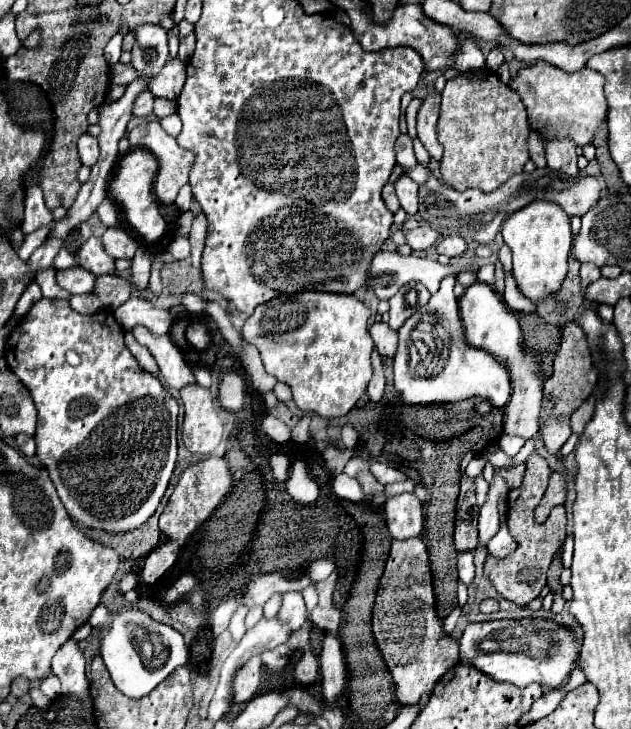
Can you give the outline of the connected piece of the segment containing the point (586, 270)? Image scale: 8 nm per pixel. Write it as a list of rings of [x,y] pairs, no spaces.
[[[585,263],[585,267],[581,267],[581,283],[583,283],[583,289],[593,283],[595,279],[601,277],[601,269],[593,263]]]

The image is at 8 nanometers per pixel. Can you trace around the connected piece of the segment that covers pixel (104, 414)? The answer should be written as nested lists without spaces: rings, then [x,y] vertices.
[[[41,299],[13,327],[13,331],[7,339],[7,347],[5,347],[5,361],[7,361],[9,369],[19,377],[19,381],[31,391],[31,397],[39,411],[37,433],[35,433],[37,457],[43,463],[43,467],[49,471],[51,481],[55,483],[57,493],[59,493],[67,513],[71,515],[71,519],[85,527],[95,527],[95,529],[103,529],[103,531],[131,531],[131,529],[143,525],[155,513],[155,509],[169,485],[173,467],[175,467],[175,459],[177,459],[177,399],[173,399],[167,393],[167,389],[155,375],[151,375],[139,367],[139,363],[129,353],[129,349],[123,341],[123,329],[115,321],[113,313],[107,309],[101,309],[99,313],[93,313],[93,315],[81,315],[81,313],[73,311],[69,307],[69,301],[65,301],[65,299]]]

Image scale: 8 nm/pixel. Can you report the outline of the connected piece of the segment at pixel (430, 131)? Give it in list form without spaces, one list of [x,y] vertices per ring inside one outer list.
[[[431,89],[417,111],[417,137],[421,139],[421,143],[427,147],[427,151],[435,161],[441,161],[443,157],[443,147],[437,141],[439,107],[441,107],[441,95],[435,89]]]

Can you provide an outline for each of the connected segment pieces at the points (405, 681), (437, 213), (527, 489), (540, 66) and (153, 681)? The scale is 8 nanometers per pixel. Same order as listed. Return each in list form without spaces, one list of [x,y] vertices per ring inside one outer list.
[[[421,537],[393,541],[385,573],[377,589],[371,623],[375,643],[393,677],[395,699],[401,705],[415,705],[421,693],[431,691],[435,683],[457,663],[455,651],[459,649],[459,643],[449,635],[443,637],[443,619],[439,619],[435,611],[429,555]]]
[[[549,167],[535,169],[533,173],[517,173],[493,193],[483,193],[479,189],[455,191],[455,189],[447,187],[445,183],[441,183],[429,169],[427,181],[423,185],[419,185],[419,215],[433,227],[453,231],[453,233],[463,233],[463,235],[471,237],[473,241],[487,245],[495,239],[503,221],[513,211],[523,209],[531,201],[537,201],[537,199],[555,201],[571,217],[581,217],[599,201],[599,197],[601,197],[599,179],[595,179],[595,177],[571,179],[569,175],[559,175],[559,171],[551,171]]]
[[[531,453],[531,457],[527,459],[527,473],[525,473],[521,487],[509,491],[511,501],[509,501],[507,513],[507,527],[511,531],[511,537],[517,543],[517,549],[503,560],[487,557],[487,561],[485,561],[485,575],[493,581],[493,585],[501,593],[501,597],[505,597],[507,601],[513,601],[517,605],[527,605],[529,601],[539,597],[541,589],[547,583],[547,569],[549,569],[551,561],[555,559],[555,555],[559,553],[559,549],[563,547],[565,537],[567,537],[565,507],[553,507],[545,525],[537,525],[533,521],[533,511],[539,505],[539,501],[547,489],[549,477],[551,477],[551,469],[549,469],[547,461],[539,453]]]
[[[547,61],[523,63],[515,79],[509,81],[527,107],[529,127],[541,135],[541,139],[571,139],[575,145],[587,145],[593,141],[593,133],[607,117],[607,103],[603,95],[605,77],[589,67],[577,73],[567,73]]]
[[[97,605],[89,617],[93,629],[99,629],[99,647],[107,671],[115,687],[127,697],[145,697],[149,695],[167,675],[189,663],[189,651],[185,647],[183,635],[169,625],[153,621],[143,609],[123,607],[109,611],[105,605]]]

